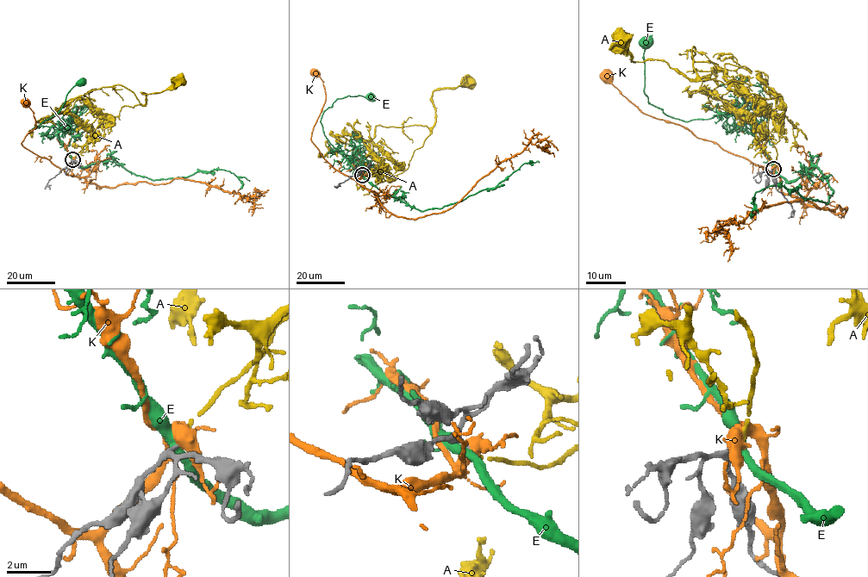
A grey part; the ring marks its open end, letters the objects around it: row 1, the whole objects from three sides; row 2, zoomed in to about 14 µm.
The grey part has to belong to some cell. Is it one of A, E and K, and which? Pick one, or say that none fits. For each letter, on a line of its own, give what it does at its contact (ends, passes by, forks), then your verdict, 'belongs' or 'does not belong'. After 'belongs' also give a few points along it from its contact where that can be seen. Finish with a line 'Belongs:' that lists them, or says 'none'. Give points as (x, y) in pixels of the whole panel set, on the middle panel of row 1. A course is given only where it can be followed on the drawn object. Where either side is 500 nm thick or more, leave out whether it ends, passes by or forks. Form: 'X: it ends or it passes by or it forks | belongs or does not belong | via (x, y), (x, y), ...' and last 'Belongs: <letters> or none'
A: it ends | belongs | via (363, 175), (373, 176), (381, 164), (357, 131), (370, 140), (377, 125), (432, 127), (433, 92), (470, 81)
E: it passes by | does not belong
K: does not belong
Belongs: A

